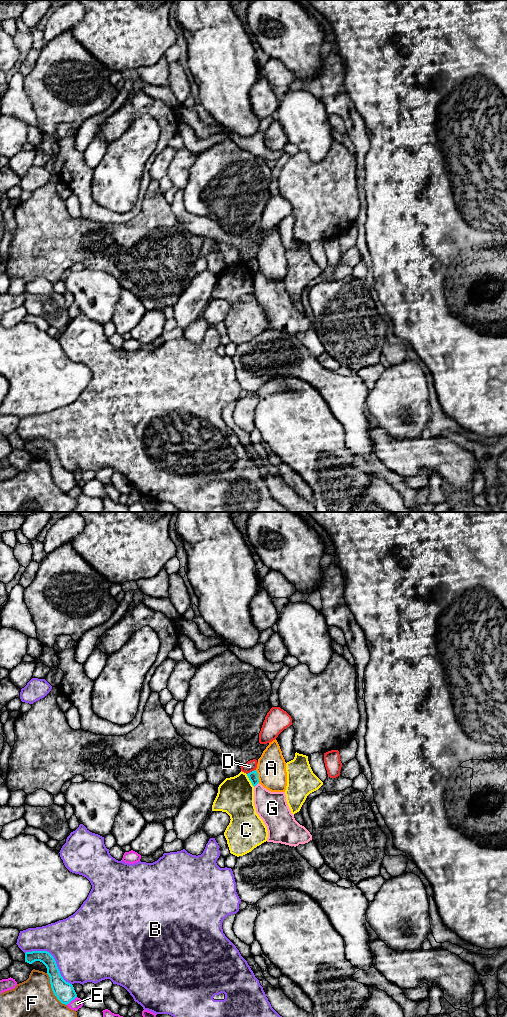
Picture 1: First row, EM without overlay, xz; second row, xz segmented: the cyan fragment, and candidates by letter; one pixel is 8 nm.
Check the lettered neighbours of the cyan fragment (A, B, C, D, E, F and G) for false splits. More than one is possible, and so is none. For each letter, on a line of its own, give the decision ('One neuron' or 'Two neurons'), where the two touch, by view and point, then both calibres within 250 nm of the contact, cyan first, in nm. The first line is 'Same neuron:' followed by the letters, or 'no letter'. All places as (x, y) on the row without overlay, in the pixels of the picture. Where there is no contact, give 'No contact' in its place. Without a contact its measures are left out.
Same neuron: no letter
A: Two neurons. Touches cyan at xz (257, 264). Thickness 80 nm (cyan) against 240 nm
B: Two neurons. Touches cyan at xz (53, 446). Thickness 140 nm (cyan) against 480 nm
C: Two neurons. Touches cyan at xz (249, 267). Thickness 80 nm (cyan) against 300 nm
D: Two neurons. Touches cyan at xz (252, 259). Thickness 80 nm (cyan) against 90 nm
E: Two neurons. Touches cyan at xz (71, 488). Thickness 160 nm (cyan) against 90 nm
F: Two neurons. Touches cyan at xz (52, 478). Thickness 160 nm (cyan) against 480 nm
G: Two neurons. Touches cyan at xz (256, 272). Thickness 80 nm (cyan) against 240 nm

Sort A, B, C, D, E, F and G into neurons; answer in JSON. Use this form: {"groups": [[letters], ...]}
{"groups": [["A"], ["B"], ["C"], ["D"], ["E"], ["F"], ["G"]]}

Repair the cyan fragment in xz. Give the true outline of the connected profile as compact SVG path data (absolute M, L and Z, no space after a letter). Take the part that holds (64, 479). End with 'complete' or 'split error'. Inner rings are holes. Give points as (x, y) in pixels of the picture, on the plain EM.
M32 439L25 441L25 450L32 452L35 449L40 449L46 454L52 479L62 492L67 493L77 485L73 473L63 467L54 445L49 440Z | complete

